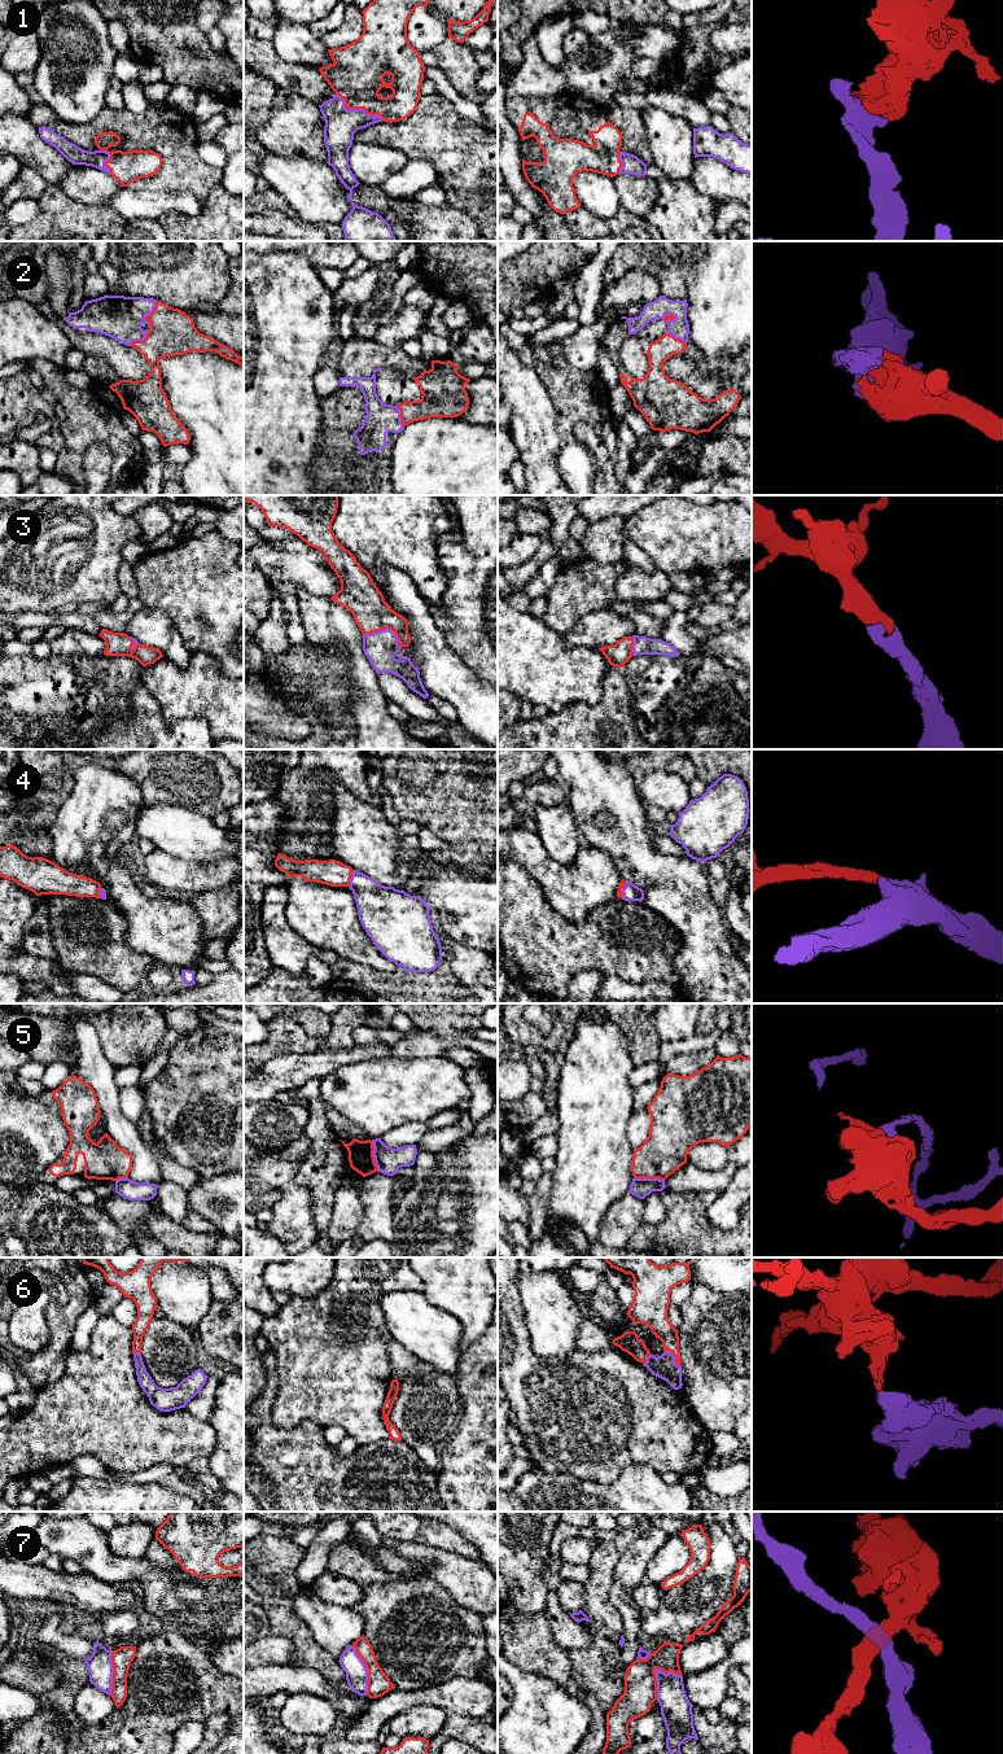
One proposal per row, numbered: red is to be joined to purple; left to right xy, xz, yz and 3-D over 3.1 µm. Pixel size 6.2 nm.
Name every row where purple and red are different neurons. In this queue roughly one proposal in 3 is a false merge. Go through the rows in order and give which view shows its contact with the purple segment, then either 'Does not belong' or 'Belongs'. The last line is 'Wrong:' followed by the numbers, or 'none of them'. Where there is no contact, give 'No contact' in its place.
1: Touches purple in xz. Belongs
2: Touches purple in xy. Belongs
3: Touches purple in xz. Belongs
4: Touches purple in yz. Belongs
5: Touches purple in xz. Does not belong
6: Touches purple in yz. Belongs
7: Touches purple in yz. Does not belong
Wrong: 5, 7

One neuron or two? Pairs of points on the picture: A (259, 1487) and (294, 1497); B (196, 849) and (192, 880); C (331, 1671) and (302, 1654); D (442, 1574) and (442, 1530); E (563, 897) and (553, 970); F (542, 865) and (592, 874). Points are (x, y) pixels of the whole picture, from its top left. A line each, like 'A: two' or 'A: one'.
A: two
B: two
C: one
D: two
E: two
F: one

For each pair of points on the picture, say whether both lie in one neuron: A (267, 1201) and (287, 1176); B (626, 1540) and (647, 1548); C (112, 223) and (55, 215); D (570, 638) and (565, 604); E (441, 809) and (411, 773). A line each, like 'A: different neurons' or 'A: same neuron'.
A: different neurons
B: different neurons
C: same neuron
D: different neurons
E: different neurons

